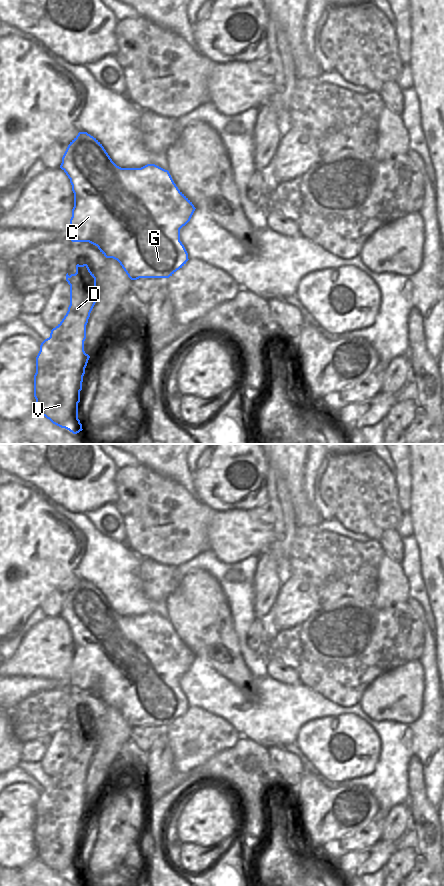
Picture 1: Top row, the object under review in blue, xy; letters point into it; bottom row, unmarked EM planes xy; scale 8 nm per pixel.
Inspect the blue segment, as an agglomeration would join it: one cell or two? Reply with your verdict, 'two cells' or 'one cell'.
two cells

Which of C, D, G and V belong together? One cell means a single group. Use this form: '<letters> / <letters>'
C G / D V

